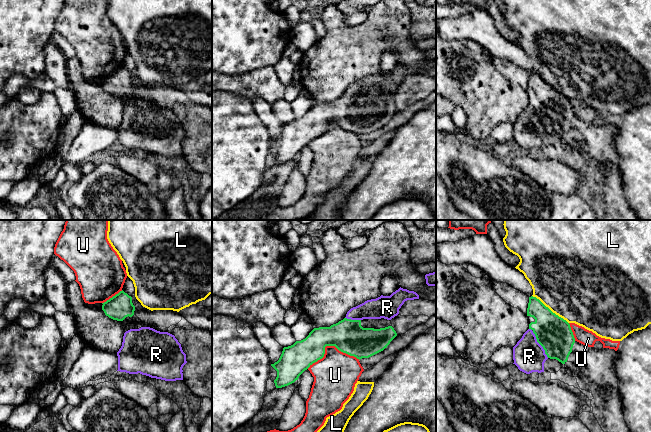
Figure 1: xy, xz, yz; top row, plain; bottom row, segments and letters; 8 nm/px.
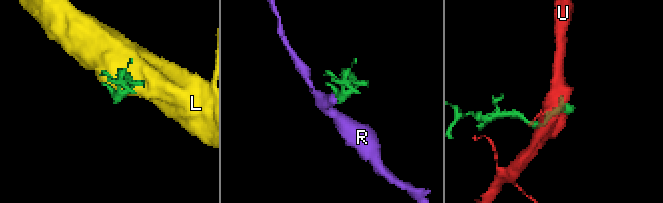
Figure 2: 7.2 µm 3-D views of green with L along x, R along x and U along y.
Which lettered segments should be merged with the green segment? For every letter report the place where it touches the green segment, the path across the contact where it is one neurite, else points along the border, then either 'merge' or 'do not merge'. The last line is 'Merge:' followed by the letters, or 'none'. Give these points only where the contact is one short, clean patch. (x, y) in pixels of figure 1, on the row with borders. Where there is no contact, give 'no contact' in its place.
L: meets green in yz at (549, 309); do not merge
R: meets green in yz at (538, 342); runs through yz (553, 333), (544, 342), (538, 342), (529, 356); merge
U: meets green in xz at (329, 345); do not merge
Merge: R

